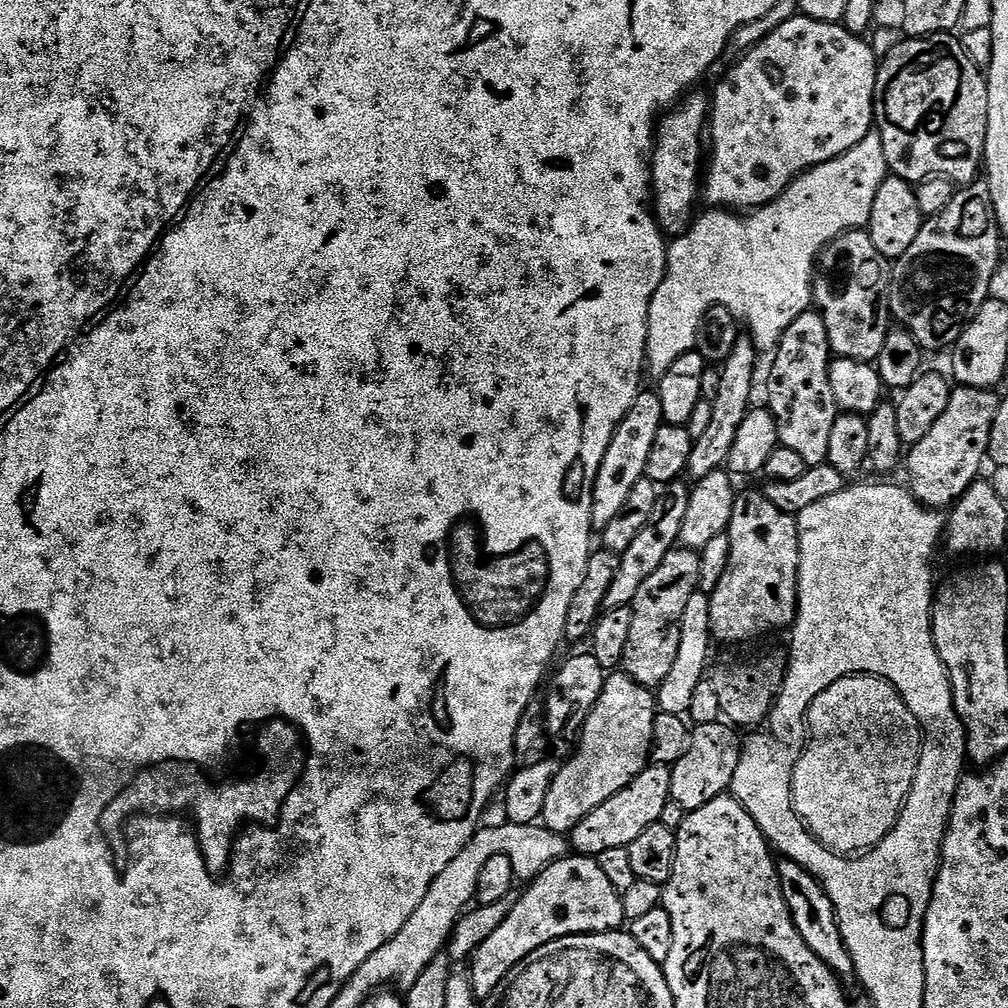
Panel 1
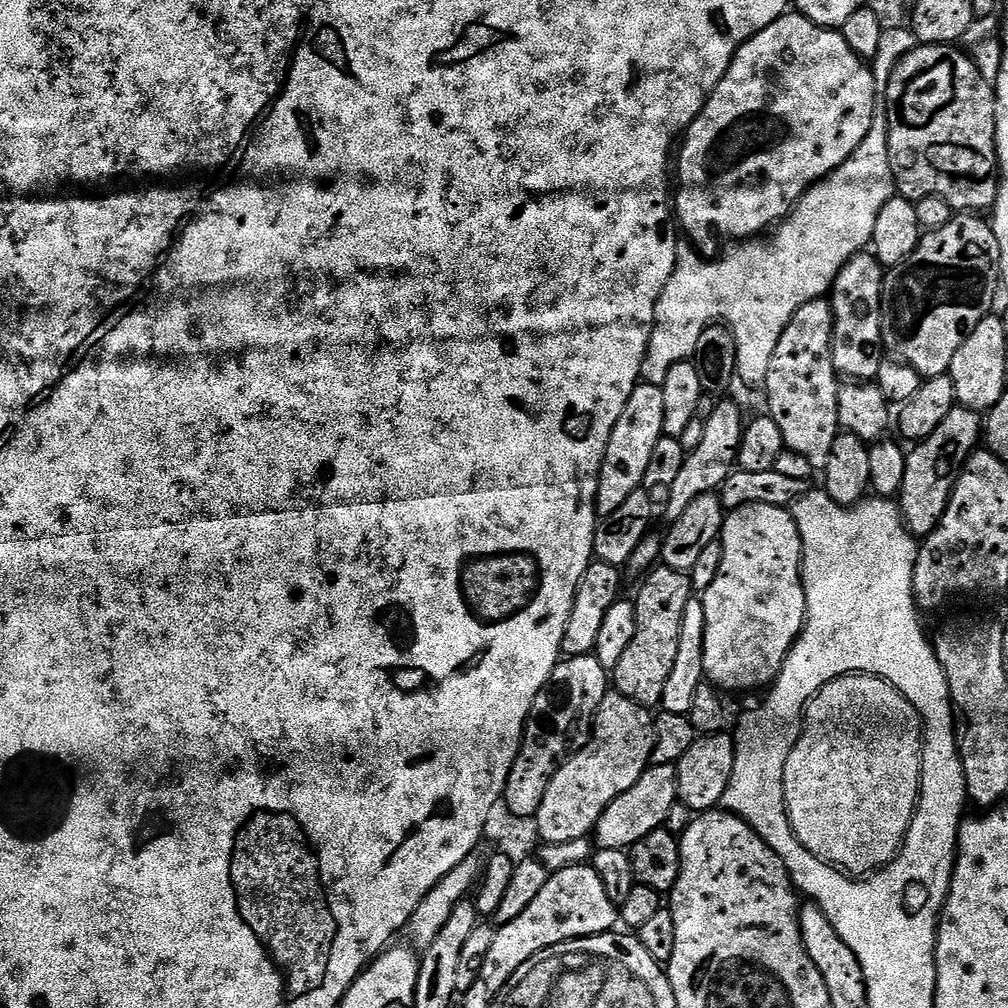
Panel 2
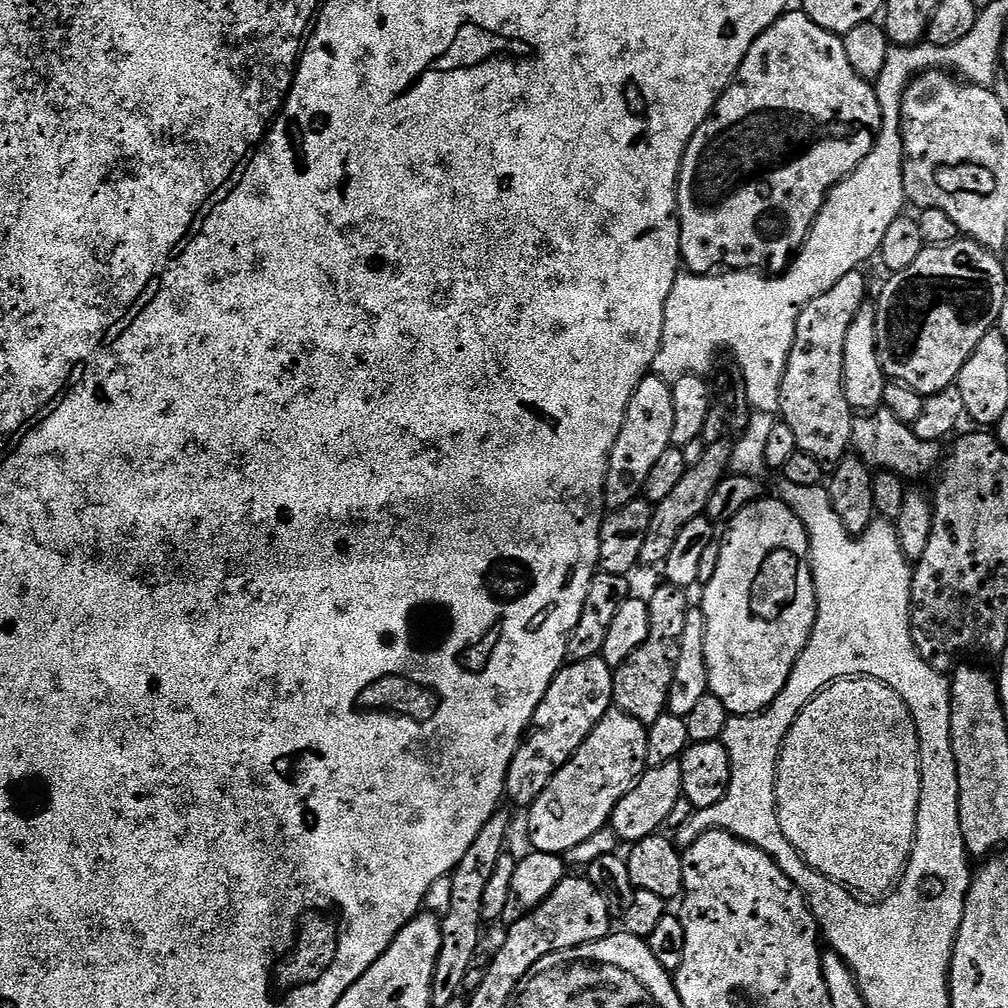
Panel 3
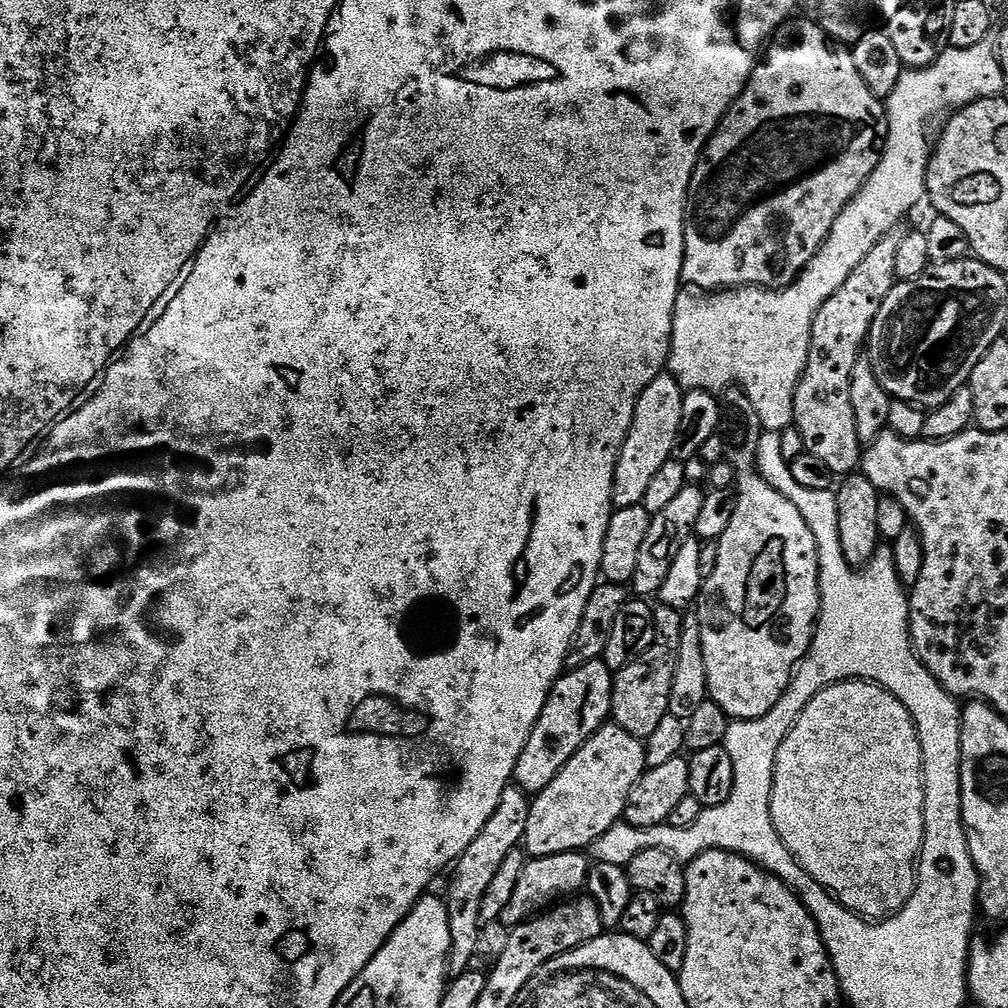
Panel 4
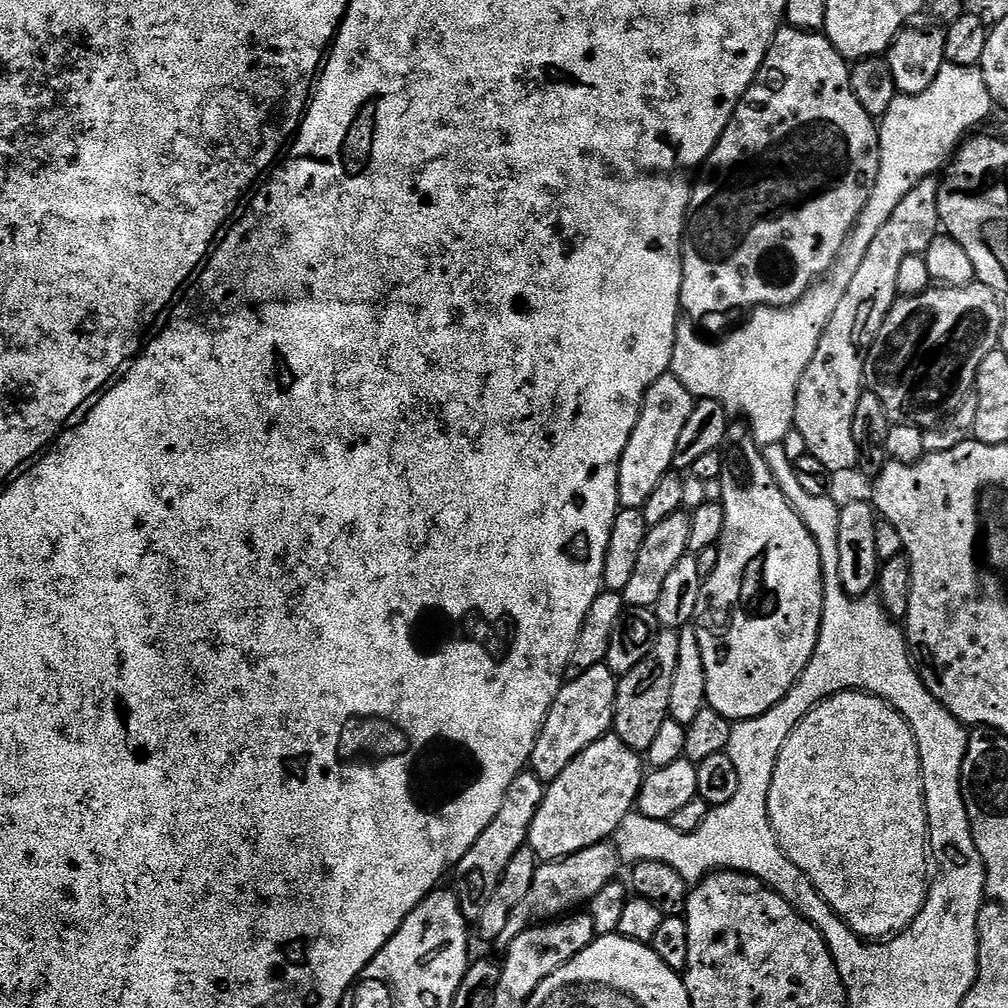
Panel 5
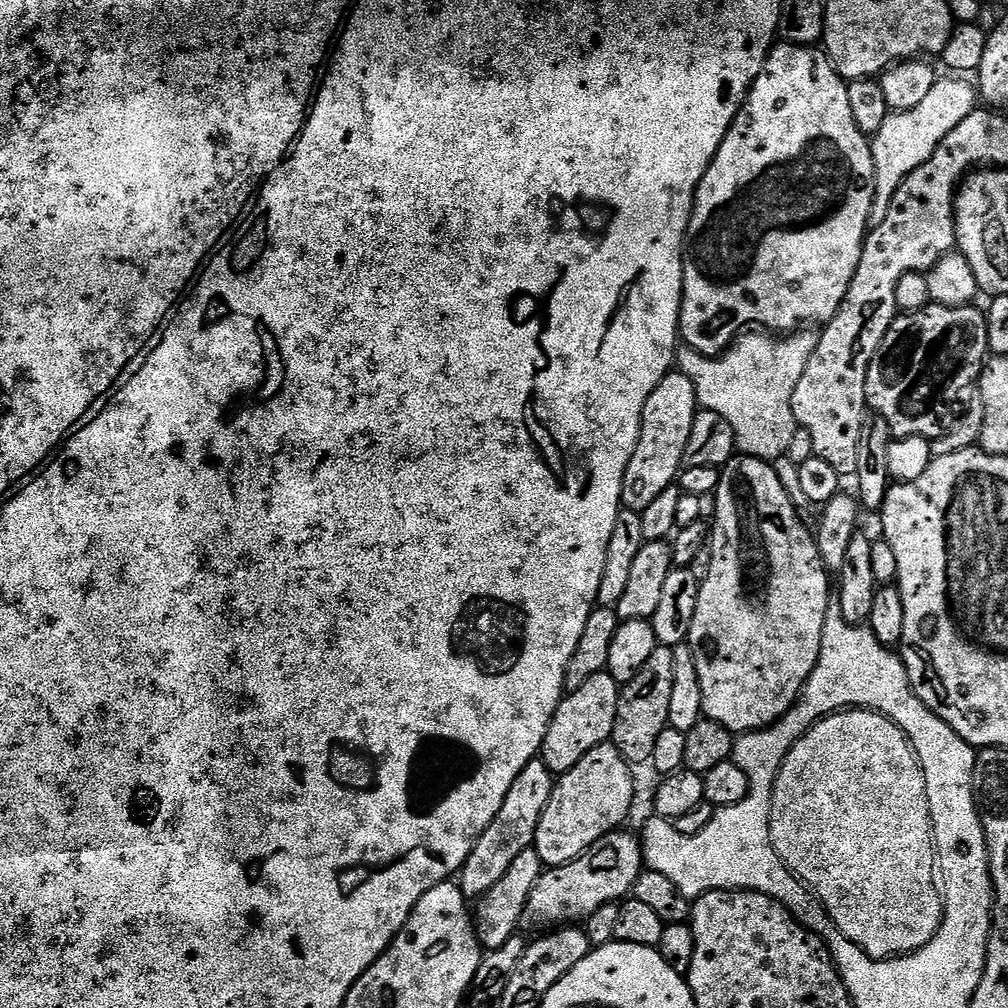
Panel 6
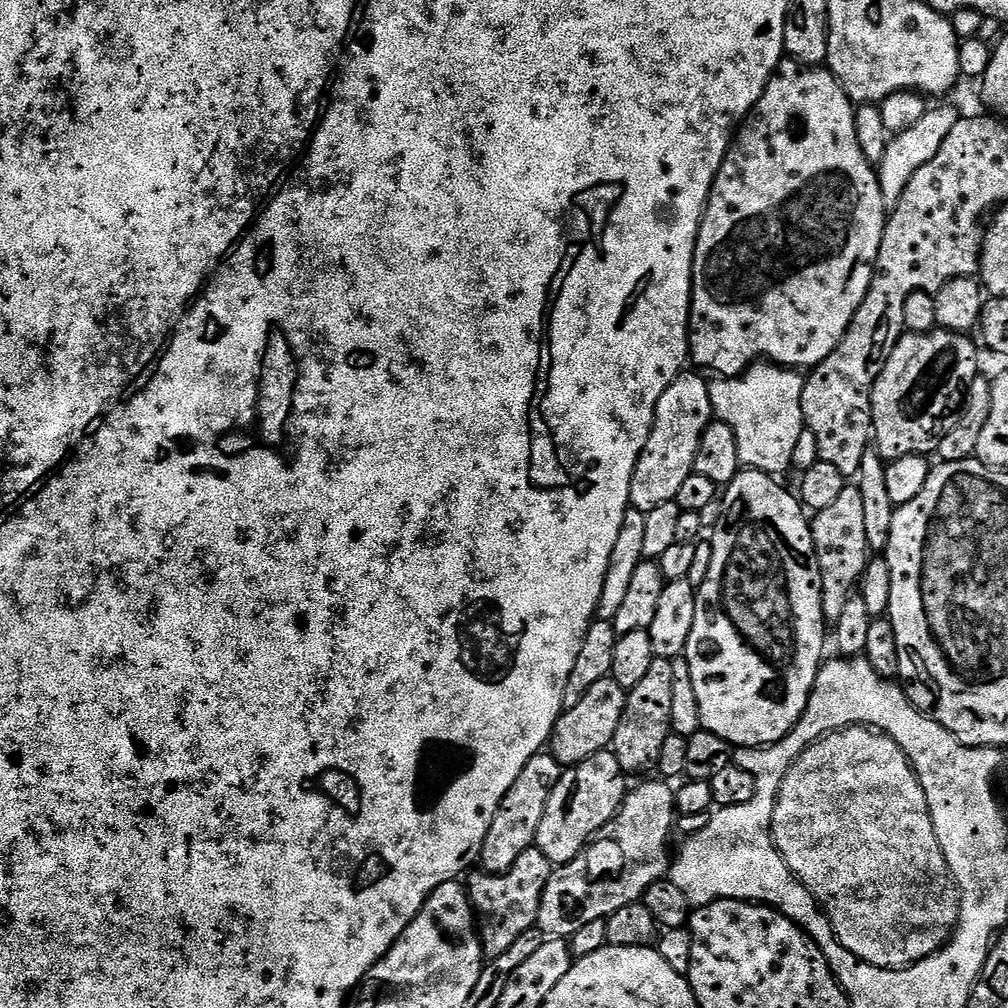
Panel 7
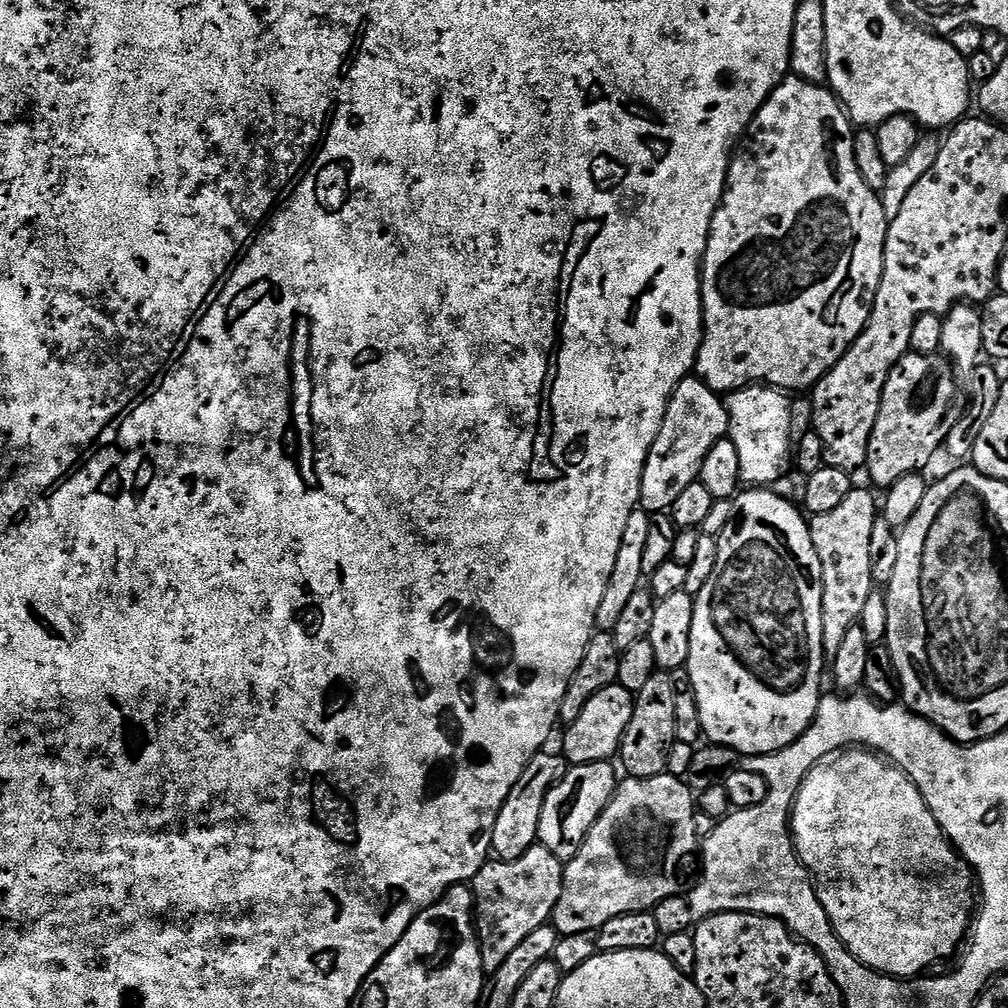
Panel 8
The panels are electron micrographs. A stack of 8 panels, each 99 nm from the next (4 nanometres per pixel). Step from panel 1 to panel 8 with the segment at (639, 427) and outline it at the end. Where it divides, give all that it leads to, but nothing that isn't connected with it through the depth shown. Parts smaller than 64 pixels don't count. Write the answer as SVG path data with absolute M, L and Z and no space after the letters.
M686 378L674 390L668 403L666 418L662 422L662 430L658 430L658 438L648 452L646 466L642 470L640 483L640 503L649 514L664 514L674 506L674 501L686 491L686 486L697 483L700 479L702 462L706 462L706 454L710 454L710 446L714 442L728 436L728 410L725 401L710 386L706 386L699 378Z

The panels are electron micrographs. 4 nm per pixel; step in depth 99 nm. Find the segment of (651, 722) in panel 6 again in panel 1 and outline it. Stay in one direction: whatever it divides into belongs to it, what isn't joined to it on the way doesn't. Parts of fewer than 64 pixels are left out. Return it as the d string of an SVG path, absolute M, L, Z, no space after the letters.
M674 547L666 558L662 558L662 566L642 582L638 594L634 594L632 603L632 617L630 618L630 638L626 641L626 654L622 671L634 682L642 687L655 690L662 682L666 682L666 674L674 667L674 658L678 658L678 642L680 641L680 623L682 614L686 614L686 602L698 591L700 587L700 553L691 548Z

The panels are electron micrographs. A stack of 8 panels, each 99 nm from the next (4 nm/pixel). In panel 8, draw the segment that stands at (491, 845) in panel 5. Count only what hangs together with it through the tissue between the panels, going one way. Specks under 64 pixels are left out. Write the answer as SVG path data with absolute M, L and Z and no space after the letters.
M542 750L526 766L522 778L514 782L514 790L502 802L502 810L494 822L492 831L491 855L497 860L517 860L526 854L526 850L537 847L538 844L538 822L542 818L542 806L548 790L554 787L570 767L563 755L556 756L549 750Z

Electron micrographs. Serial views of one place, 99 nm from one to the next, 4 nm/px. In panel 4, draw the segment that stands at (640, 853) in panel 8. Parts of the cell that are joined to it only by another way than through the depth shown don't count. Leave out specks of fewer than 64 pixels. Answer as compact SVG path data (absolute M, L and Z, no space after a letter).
M583 851L529 859L518 877L518 886L514 886L514 894L511 895L506 910L502 910L499 923L505 924L505 929L514 929L524 921L531 920L532 917L553 907L557 902L583 893L588 882L589 867L589 857Z

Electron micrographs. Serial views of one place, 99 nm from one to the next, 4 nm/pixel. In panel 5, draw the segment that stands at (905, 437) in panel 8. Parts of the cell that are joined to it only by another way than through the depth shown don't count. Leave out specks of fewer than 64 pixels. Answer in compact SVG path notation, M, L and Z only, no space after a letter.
M979 282L964 288L929 286L922 294L897 299L864 361L865 385L882 402L892 424L912 424L921 430L934 428L953 416L958 406L969 399L976 386L978 366L982 366L986 354L997 351L1000 342L1000 305L998 293Z

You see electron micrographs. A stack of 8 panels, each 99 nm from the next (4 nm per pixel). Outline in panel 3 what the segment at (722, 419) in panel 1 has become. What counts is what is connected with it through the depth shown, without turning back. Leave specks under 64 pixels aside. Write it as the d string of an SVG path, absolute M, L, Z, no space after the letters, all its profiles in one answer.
M721 438L718 442L707 445L700 462L688 465L686 474L682 474L682 482L678 482L678 487L667 498L662 498L660 504L653 507L650 530L646 530L646 542L642 542L641 565L663 565L670 550L674 550L674 542L678 542L678 534L682 534L682 526L707 513L710 494L714 494L718 482L722 482L724 477L729 475L728 463L731 457L732 444L727 439Z

